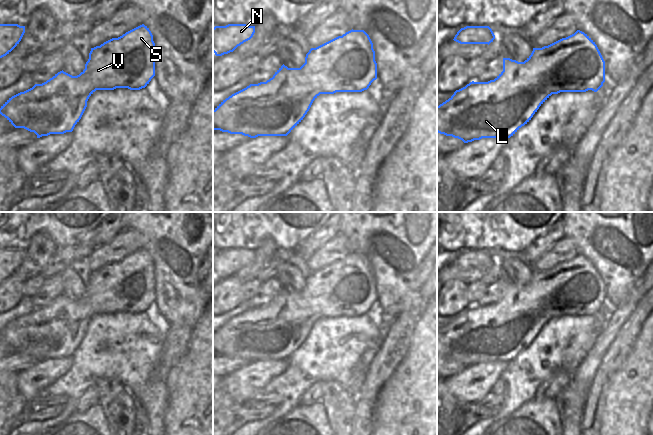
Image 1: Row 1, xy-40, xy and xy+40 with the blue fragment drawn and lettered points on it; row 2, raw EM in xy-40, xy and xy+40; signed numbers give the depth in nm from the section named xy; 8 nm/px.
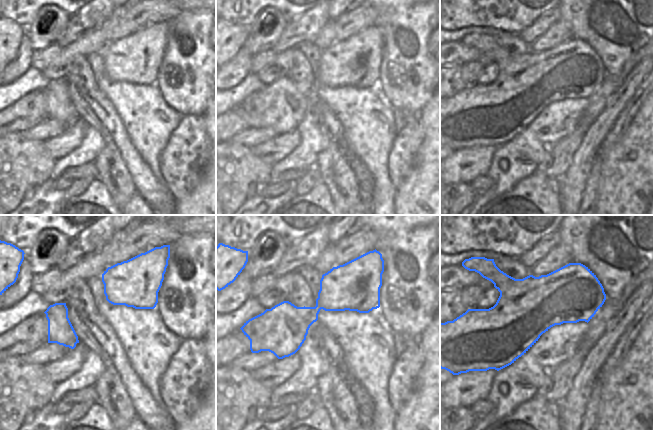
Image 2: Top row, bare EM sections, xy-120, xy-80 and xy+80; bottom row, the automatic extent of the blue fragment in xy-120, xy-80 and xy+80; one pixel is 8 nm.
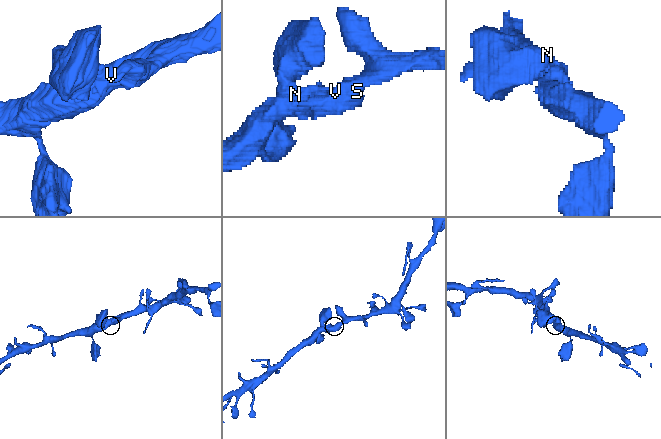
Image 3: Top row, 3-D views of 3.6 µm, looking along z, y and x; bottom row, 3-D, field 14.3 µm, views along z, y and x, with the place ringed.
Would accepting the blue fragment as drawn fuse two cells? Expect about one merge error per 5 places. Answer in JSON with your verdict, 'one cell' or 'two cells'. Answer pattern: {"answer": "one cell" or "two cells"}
{"answer": "one cell"}

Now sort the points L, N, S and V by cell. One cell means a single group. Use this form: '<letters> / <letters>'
L N S V

